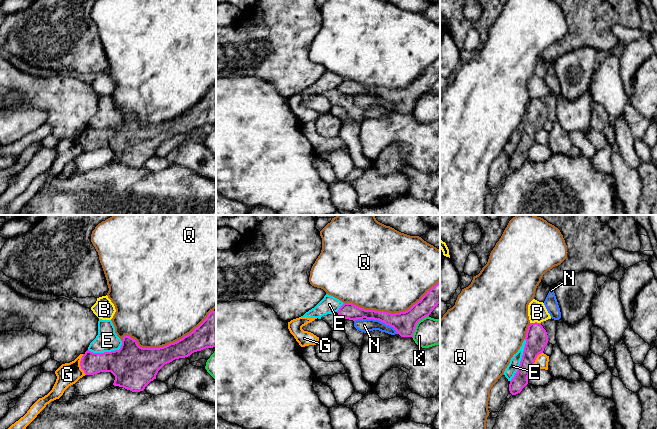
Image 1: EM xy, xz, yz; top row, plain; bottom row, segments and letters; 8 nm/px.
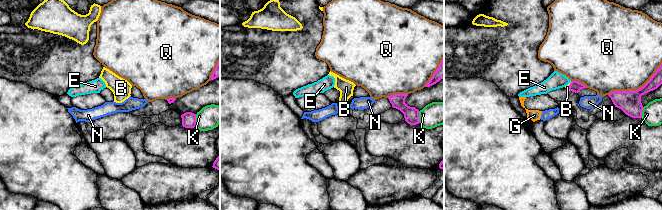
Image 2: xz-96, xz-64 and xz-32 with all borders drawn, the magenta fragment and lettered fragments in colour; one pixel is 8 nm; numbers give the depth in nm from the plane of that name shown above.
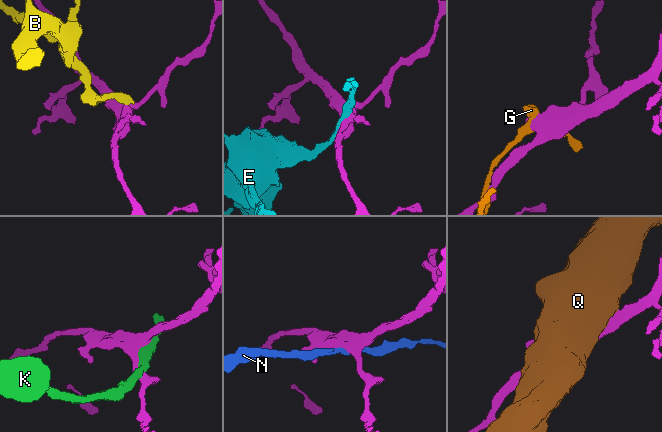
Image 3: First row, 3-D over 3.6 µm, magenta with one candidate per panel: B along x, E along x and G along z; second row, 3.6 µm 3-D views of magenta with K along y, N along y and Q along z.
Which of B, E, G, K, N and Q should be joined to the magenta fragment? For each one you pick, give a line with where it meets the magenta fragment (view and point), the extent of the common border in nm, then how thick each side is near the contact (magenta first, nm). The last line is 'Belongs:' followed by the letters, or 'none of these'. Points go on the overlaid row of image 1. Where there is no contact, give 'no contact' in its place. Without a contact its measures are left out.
Belongs: none of these

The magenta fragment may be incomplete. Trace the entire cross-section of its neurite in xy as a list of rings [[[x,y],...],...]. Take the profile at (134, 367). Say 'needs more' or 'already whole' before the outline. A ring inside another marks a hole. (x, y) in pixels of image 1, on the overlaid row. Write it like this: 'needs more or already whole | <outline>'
already whole | [[[211,311],[206,319],[190,334],[182,339],[159,348],[142,348],[130,336],[124,336],[119,350],[93,353],[87,350],[80,361],[81,369],[86,375],[100,372],[111,372],[115,376],[113,385],[123,387],[132,392],[140,392],[154,379],[158,371],[175,359],[185,358],[192,353],[206,348],[216,347],[216,312]]]

